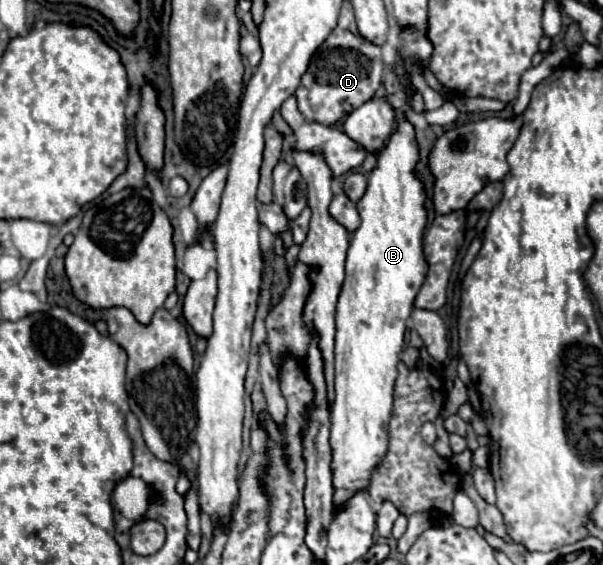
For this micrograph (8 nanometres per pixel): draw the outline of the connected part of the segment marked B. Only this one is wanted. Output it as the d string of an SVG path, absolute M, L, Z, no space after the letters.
M401 112L387 146L377 152L377 166L369 174L369 186L357 202L361 224L349 242L345 282L337 304L335 398L329 438L333 446L335 506L341 506L357 490L367 488L371 472L387 450L387 426L393 408L399 352L405 344L407 320L415 296L429 270L423 256L427 192L425 182L415 172L417 164L419 146L415 128Z

